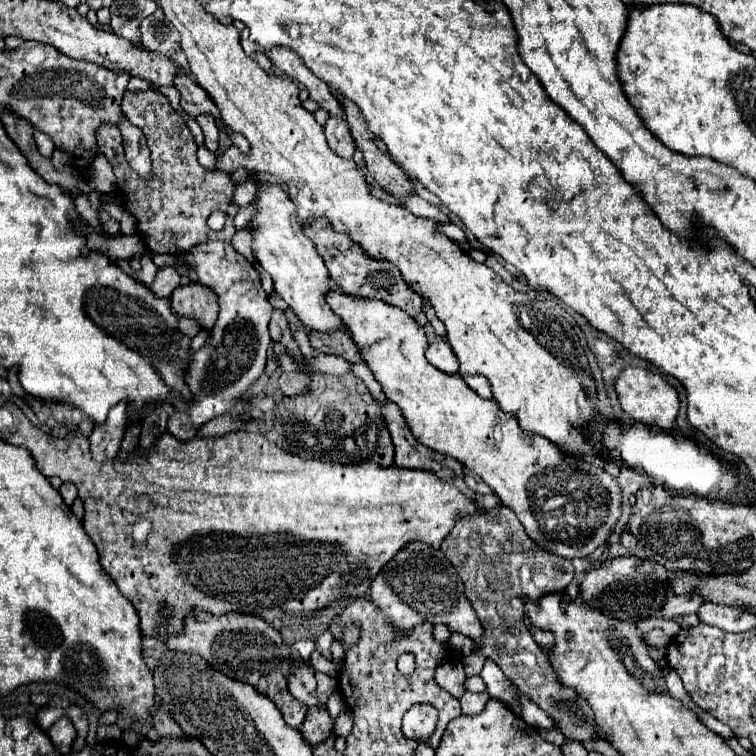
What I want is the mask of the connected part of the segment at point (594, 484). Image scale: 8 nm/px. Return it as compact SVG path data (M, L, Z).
M337 289L329 291L327 303L343 319L367 367L381 383L387 399L401 407L413 435L417 435L417 439L421 439L427 447L435 447L435 451L461 461L471 473L479 475L493 489L493 493L499 495L503 505L507 505L519 517L527 535L539 547L545 547L545 551L559 557L575 559L591 555L609 539L609 533L619 519L621 489L615 477L611 477L599 463L569 457L561 453L559 447L553 447L553 443L549 443L545 437L525 433L513 413L501 411L501 407L493 399L479 397L477 391L473 391L459 373L447 375L443 371L437 371L425 359L425 349L429 343L423 327L413 317L405 315L405 311L383 301L349 297Z

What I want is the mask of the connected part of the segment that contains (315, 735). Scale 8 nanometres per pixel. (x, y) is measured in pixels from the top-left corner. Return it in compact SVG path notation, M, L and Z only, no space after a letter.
M311 707L309 715L305 717L303 725L299 727L303 739L311 747L319 747L321 743L325 743L331 735L331 729L333 729L333 721L325 707Z

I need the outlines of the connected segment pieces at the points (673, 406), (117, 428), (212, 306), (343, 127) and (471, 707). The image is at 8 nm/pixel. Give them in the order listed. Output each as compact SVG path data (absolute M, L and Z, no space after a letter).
M627 367L625 371L621 371L621 375L615 381L615 389L621 401L623 411L635 419L637 423L645 423L647 427L659 427L665 431L671 431L675 425L675 419L679 415L679 393L677 389L667 383L659 373L653 373L649 369L641 369L641 367Z
M119 403L117 407L113 407L109 411L109 417L105 423L93 427L89 443L91 443L91 455L97 463L115 459L121 439L123 439L123 433L125 433L125 427L127 427L125 403Z
M201 283L179 285L171 293L171 307L177 315L195 317L205 329L213 327L213 323L217 321L217 313L219 313L217 295Z
M329 117L327 119L327 131L333 131L333 140L330 145L341 155L341 157L351 157L355 151L355 141L351 137L349 125L345 119Z
M465 691L463 697L459 699L463 715L479 715L485 709L487 699L489 699L487 691L485 693L469 693L469 691Z

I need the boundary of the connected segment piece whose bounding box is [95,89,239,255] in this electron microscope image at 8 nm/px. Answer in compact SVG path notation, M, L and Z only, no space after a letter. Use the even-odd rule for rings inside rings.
M151 89L137 93L127 91L121 101L121 111L125 119L143 129L151 151L155 175L151 179L141 179L129 169L125 153L119 153L119 127L113 123L99 125L99 129L95 131L97 147L111 163L117 177L117 197L121 199L123 209L127 209L137 219L137 229L145 237L147 247L153 253L179 255L183 251L189 251L197 243L205 243L211 239L231 241L237 231L233 219L239 211L237 203L233 203L233 177L227 171L205 169L197 161L197 143L181 115L171 107L169 99L163 93ZM215 209L227 213L227 223L219 233L207 227L207 217Z

